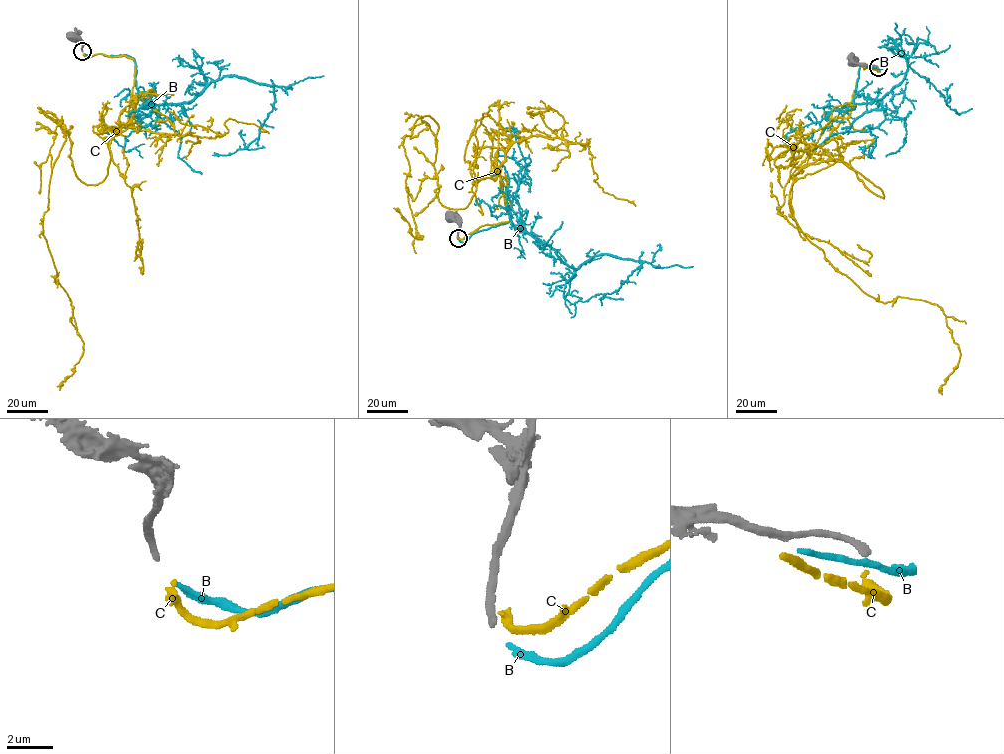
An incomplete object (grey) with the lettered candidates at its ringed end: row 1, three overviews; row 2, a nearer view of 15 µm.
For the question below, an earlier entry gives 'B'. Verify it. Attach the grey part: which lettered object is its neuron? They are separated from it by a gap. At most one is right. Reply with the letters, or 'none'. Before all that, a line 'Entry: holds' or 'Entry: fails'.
Entry: holds
B

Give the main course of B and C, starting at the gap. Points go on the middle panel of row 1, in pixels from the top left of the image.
B: (459, 240), (509, 221), (510, 205), (568, 266), (609, 254), (641, 261), (618, 289), (578, 300), (571, 317)
C: (459, 238), (509, 221), (500, 172), (444, 206), (430, 116), (403, 144), (422, 239), (395, 210)

